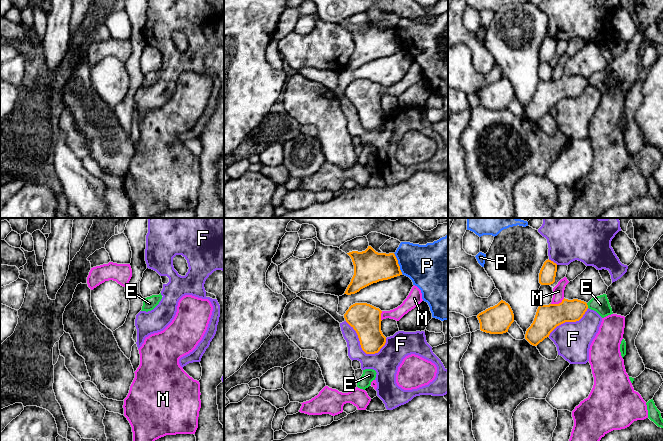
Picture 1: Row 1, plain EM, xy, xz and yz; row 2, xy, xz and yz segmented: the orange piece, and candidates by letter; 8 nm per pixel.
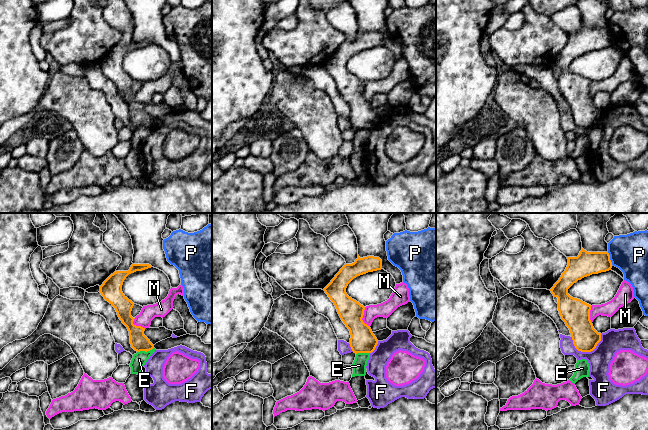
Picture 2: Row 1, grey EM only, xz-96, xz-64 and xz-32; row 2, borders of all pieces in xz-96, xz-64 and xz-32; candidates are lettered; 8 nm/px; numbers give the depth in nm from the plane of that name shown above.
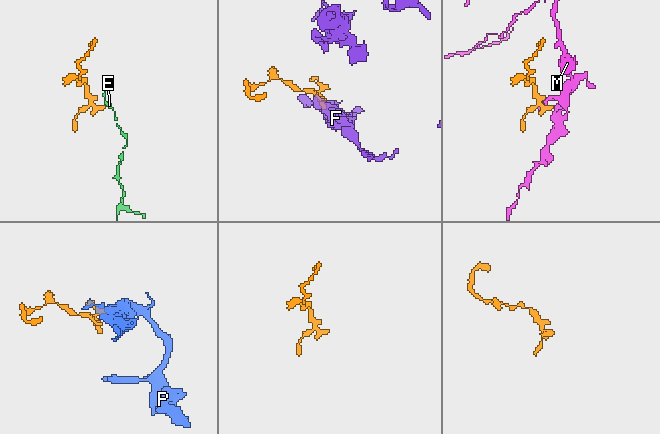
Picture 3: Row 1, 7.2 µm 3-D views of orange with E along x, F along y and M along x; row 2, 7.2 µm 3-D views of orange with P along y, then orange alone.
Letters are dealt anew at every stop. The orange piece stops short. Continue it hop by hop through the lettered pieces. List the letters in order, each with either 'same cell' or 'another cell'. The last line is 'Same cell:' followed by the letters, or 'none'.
E: another cell
F: another cell
M: another cell
P: another cell
Same cell: none

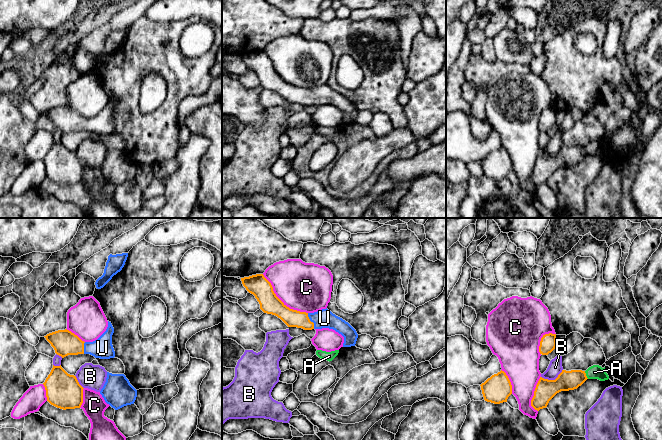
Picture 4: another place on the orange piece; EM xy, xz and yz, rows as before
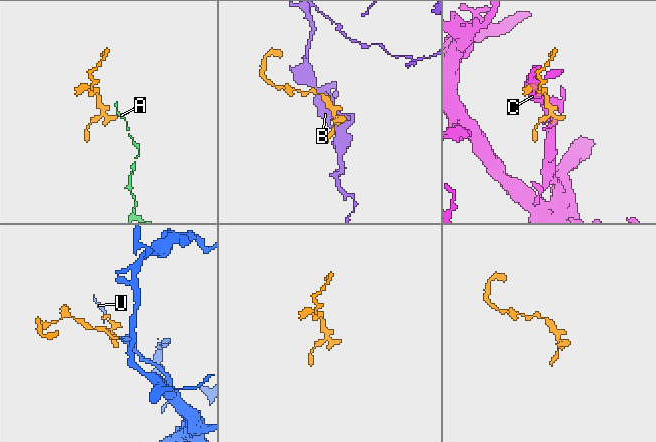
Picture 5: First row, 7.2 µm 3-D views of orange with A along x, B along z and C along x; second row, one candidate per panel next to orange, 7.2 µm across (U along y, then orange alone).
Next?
A: another cell
B: another cell
C: another cell
U: same cell
Same cell: U

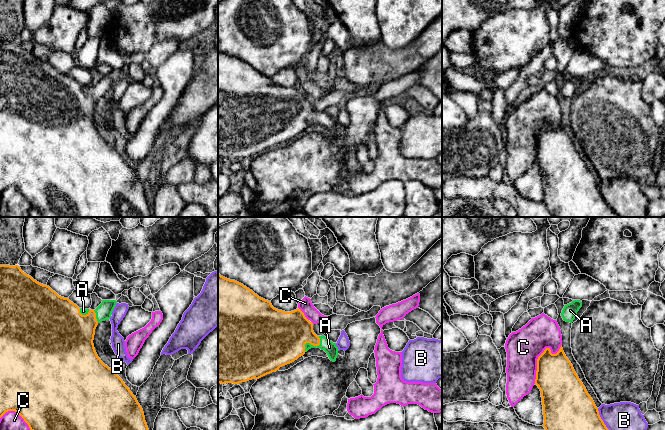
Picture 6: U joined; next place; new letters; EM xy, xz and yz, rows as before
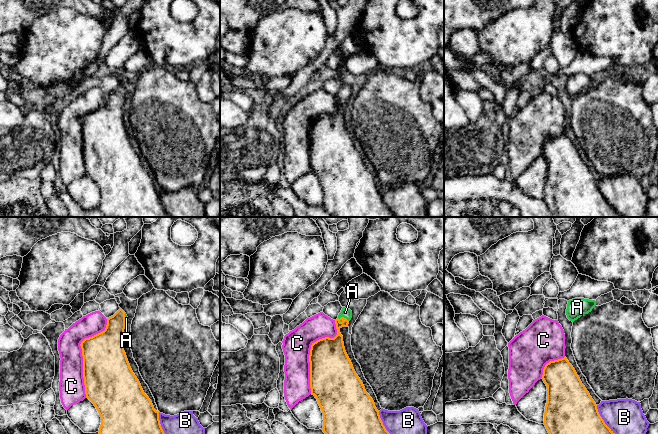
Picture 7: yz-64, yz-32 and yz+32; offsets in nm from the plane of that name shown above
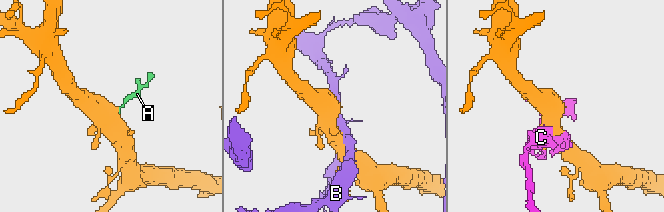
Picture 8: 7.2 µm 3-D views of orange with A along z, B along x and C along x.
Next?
A: same cell
B: another cell
C: another cell
Same cell: A

